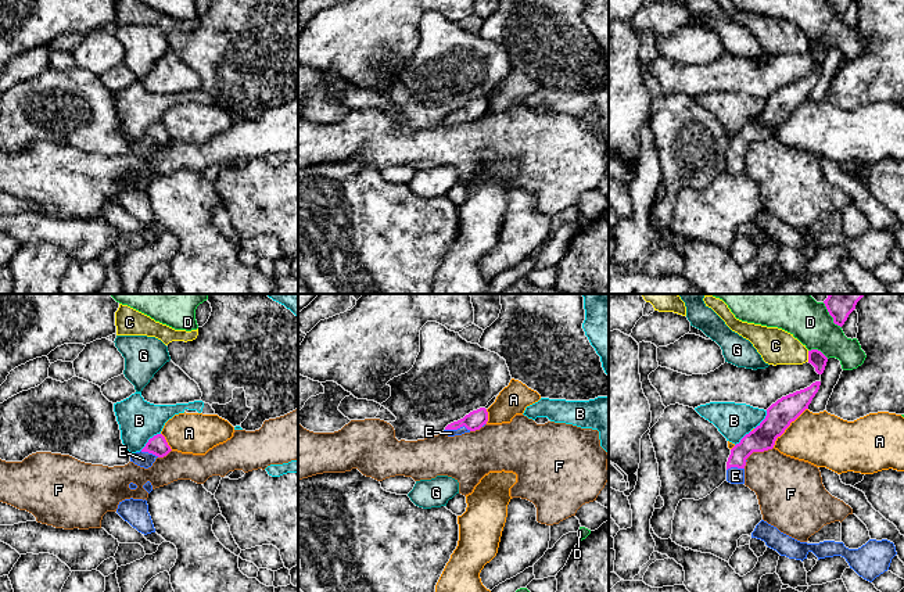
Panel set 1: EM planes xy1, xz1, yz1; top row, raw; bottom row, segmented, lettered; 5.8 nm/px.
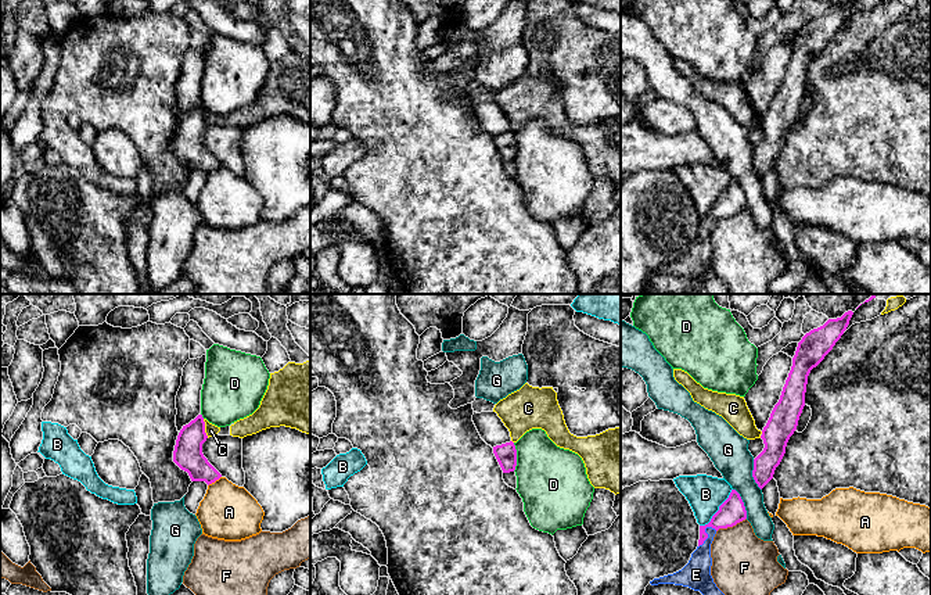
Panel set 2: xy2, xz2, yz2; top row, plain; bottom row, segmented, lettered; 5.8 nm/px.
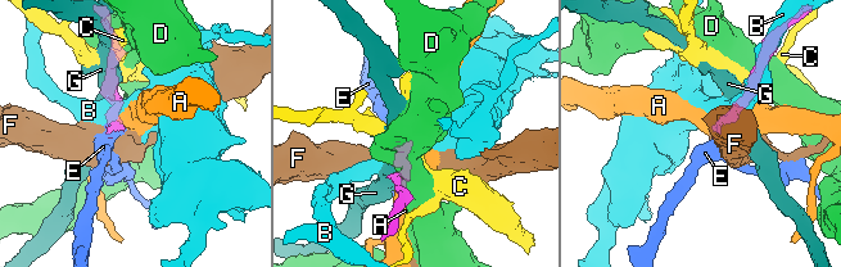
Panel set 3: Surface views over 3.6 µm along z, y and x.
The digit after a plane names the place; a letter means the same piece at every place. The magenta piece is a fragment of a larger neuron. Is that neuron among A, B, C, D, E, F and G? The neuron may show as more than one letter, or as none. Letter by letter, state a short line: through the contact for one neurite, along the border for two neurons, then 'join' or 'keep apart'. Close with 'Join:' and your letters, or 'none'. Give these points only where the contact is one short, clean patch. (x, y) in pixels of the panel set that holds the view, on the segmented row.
A: keep apart
B: line yz2 (732, 488), (712, 518), (700, 526); keep apart
C: line xy2 (202, 419), (208, 437); keep apart
D: line xz2 (513, 443), (516, 450), (514, 470); keep apart
E: line yz2 (732, 511), (707, 527), (707, 534), (696, 574); join
F: line yz2 (746, 518), (716, 531); keep apart
G: line yz2 (752, 459), (752, 479), (761, 490); keep apart
Join: E

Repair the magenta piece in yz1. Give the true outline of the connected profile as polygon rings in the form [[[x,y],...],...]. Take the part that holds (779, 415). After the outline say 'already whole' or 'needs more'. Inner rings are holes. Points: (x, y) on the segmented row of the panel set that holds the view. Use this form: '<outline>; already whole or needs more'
[[[821,381],[812,383],[810,387],[782,397],[767,409],[765,419],[739,444],[731,449],[727,462],[727,481],[731,484],[745,484],[746,459],[753,452],[764,452],[772,449],[778,437],[794,421],[811,403],[818,392]]]; needs more

